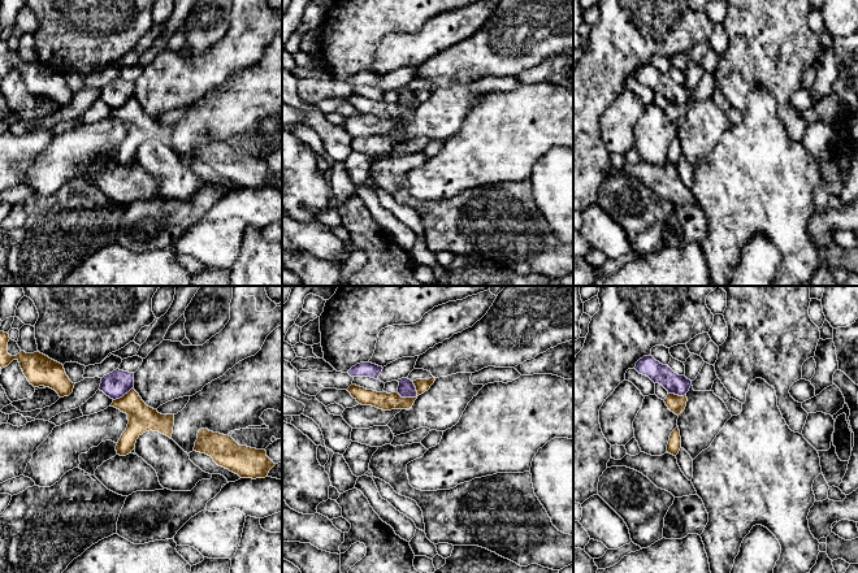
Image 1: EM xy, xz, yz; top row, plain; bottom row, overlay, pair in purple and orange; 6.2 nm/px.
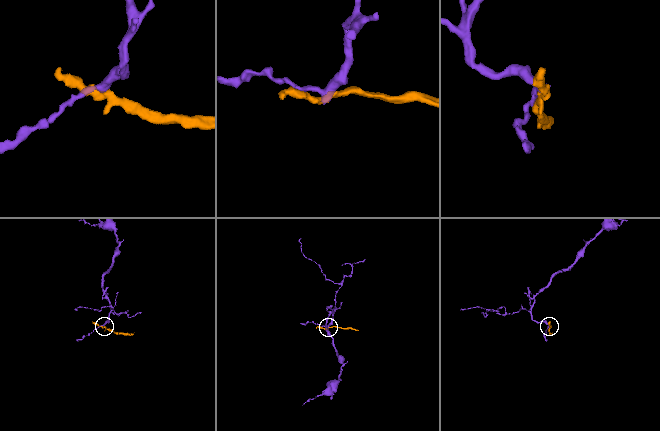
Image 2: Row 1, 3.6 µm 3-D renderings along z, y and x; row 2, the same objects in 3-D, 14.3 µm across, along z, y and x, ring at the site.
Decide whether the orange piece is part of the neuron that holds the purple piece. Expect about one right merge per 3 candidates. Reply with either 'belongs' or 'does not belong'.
does not belong

